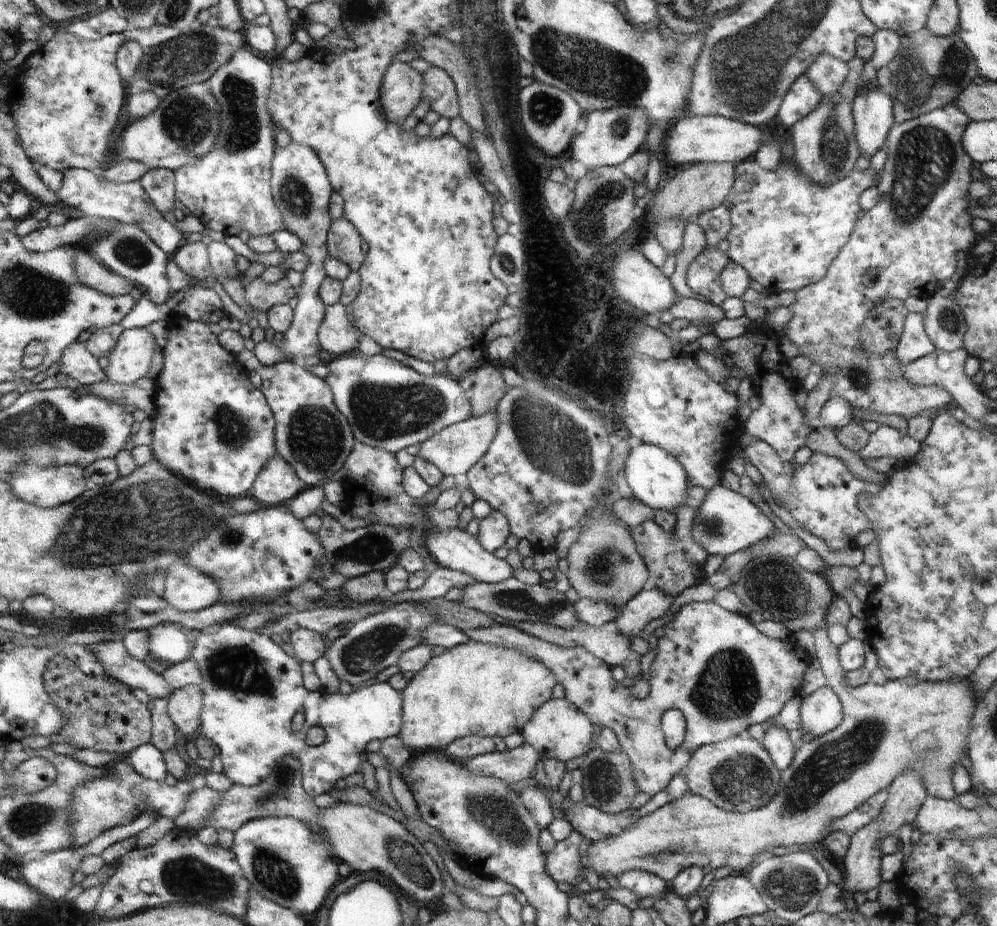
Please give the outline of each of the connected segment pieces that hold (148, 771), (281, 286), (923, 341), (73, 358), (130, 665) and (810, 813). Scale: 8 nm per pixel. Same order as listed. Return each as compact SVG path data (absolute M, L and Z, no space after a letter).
M146 743L137 748L128 756L128 759L147 779L162 782L168 776L169 766L165 754L154 743Z
M259 273L246 277L247 300L255 308L255 312L267 312L274 305L286 305L296 293L297 289L286 278L267 284Z
M910 312L904 326L904 334L902 334L896 348L896 356L901 362L901 366L921 359L936 350L938 348L929 339L929 335L925 331L923 314Z
M85 342L74 343L74 348L63 356L60 372L75 378L84 386L101 383L109 378L107 370L100 366L100 360L86 348Z
M106 640L90 646L99 661L105 666L110 676L129 685L132 689L140 688L150 696L151 700L164 699L172 695L172 684L163 675L158 674L138 660L123 640Z
M822 623L813 630L816 657L820 662L824 676L827 678L827 686L830 686L830 688L832 688L841 699L841 704L844 708L844 718L842 719L840 726L834 728L833 731L813 738L809 742L802 744L802 746L797 749L792 762L781 771L780 790L777 792L777 795L773 797L773 802L757 811L735 813L718 808L713 802L709 801L706 797L701 797L700 795L689 796L687 794L687 796L674 799L670 804L664 805L655 812L646 815L638 825L631 826L629 829L622 831L622 834L608 838L605 841L593 842L589 846L589 849L587 850L589 860L600 877L611 874L617 878L618 875L625 874L626 871L640 869L658 875L666 882L672 882L681 874L682 871L685 870L685 868L700 867L705 871L708 871L715 868L722 868L722 866L734 868L734 872L736 872L735 874L745 874L752 865L756 865L754 863L754 858L756 858L758 854L772 850L775 846L802 847L822 844L826 835L831 831L831 825L834 824L835 820L841 819L843 816L848 815L849 812L856 810L856 808L860 808L868 799L872 799L877 792L884 789L887 790L887 788L894 782L894 779L897 779L902 773L905 773L909 769L918 771L921 774L926 792L931 797L936 797L937 799L945 801L952 801L953 798L957 797L955 788L953 787L953 772L955 771L957 764L960 762L960 757L963 754L969 754L971 724L973 723L973 716L976 715L977 712L977 704L981 700L977 695L975 688L969 683L970 678L950 679L945 680L945 682L935 683L934 681L926 682L910 677L888 681L883 685L878 685L870 681L860 685L859 687L853 687L851 684L847 683L846 670L842 668L840 661L840 652L838 647L834 645L832 641L830 641L830 637L828 637L828 627L829 625L827 623Z

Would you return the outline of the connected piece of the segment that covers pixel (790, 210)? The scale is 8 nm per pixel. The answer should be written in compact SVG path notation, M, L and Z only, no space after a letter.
M789 151L782 156L782 162L774 169L762 168L754 159L746 159L736 166L736 182L732 193L725 199L731 222L727 240L727 255L730 260L746 269L752 282L767 290L768 294L790 290L796 292L825 278L828 266L836 259L841 248L849 242L854 224L858 218L858 198L864 190L876 186L880 172L870 167L861 170L855 166L846 176L829 185L819 185L809 180L794 164Z

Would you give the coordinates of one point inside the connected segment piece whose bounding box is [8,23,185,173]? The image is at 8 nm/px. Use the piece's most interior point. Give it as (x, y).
(68, 101)

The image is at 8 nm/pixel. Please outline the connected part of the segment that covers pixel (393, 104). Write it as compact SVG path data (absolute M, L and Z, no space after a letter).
M393 62L385 72L381 86L381 103L388 121L400 122L412 114L422 100L424 76L405 62Z

